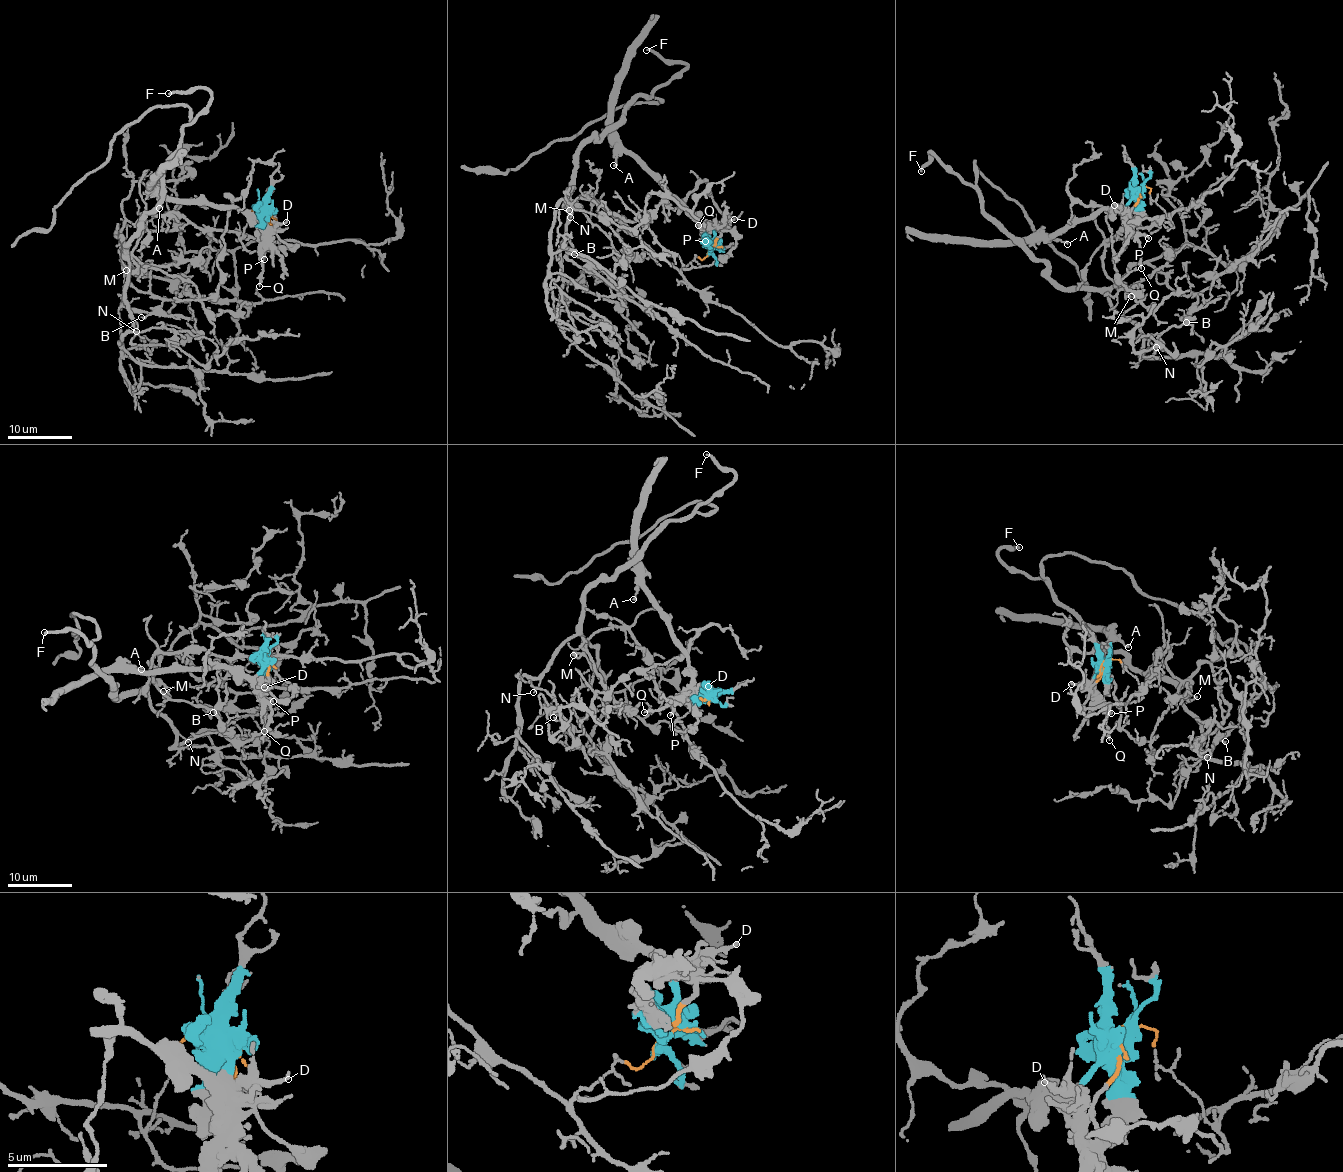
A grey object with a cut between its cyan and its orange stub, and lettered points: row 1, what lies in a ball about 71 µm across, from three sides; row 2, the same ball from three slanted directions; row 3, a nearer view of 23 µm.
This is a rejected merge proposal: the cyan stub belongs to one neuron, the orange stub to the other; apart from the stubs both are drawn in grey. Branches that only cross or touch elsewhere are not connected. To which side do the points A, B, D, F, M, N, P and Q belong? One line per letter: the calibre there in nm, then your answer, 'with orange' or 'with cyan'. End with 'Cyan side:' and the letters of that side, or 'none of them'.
A: calibre 130 nm; with cyan
B: calibre 150 nm; with orange
D: calibre 200 nm; with cyan
F: calibre 220 nm; with orange
M: calibre 180 nm; with orange
N: calibre 100 nm; with orange
P: calibre 180 nm; with cyan
Q: calibre 170 nm; with cyan
Cyan side: A, D, P, Q

